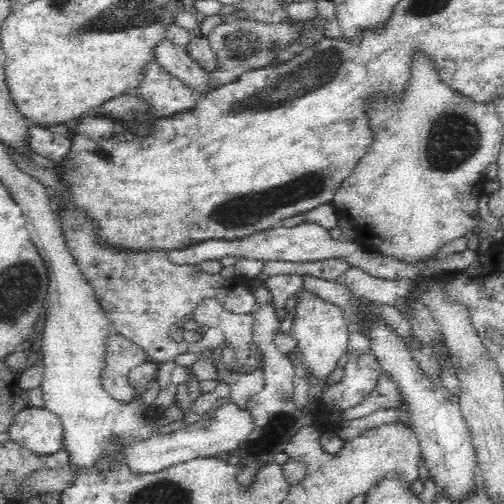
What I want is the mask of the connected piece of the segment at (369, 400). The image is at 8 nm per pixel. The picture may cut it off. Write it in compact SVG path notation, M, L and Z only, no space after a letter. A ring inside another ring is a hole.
M385 375L382 376L380 384L362 402L358 403L358 406L346 410L345 418L348 421L358 420L369 414L374 414L379 409L398 410L396 424L402 425L404 429L410 431L411 422L409 414L402 406L401 396L397 392L396 386Z

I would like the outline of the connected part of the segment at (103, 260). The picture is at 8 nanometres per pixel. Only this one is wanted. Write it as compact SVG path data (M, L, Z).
M68 213L63 220L62 233L69 246L74 263L99 300L103 315L113 330L134 341L148 351L152 359L160 362L174 361L181 354L214 350L226 346L223 339L217 339L221 333L208 330L208 336L198 343L178 344L169 338L170 327L192 315L204 298L214 298L224 305L227 311L251 314L255 306L255 297L247 290L249 279L236 275L230 279L222 278L219 273L200 271L195 265L178 266L173 264L165 252L152 254L118 253L98 247L90 235L90 227L84 225L84 219Z

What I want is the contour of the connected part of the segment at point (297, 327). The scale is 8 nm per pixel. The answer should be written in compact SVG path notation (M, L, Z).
M303 287L304 290L298 292L294 302L293 326L290 336L298 349L304 351L305 366L312 371L312 376L327 377L336 369L336 363L347 350L350 324L348 324L348 318L345 317L346 312L341 307L322 298L313 290Z

